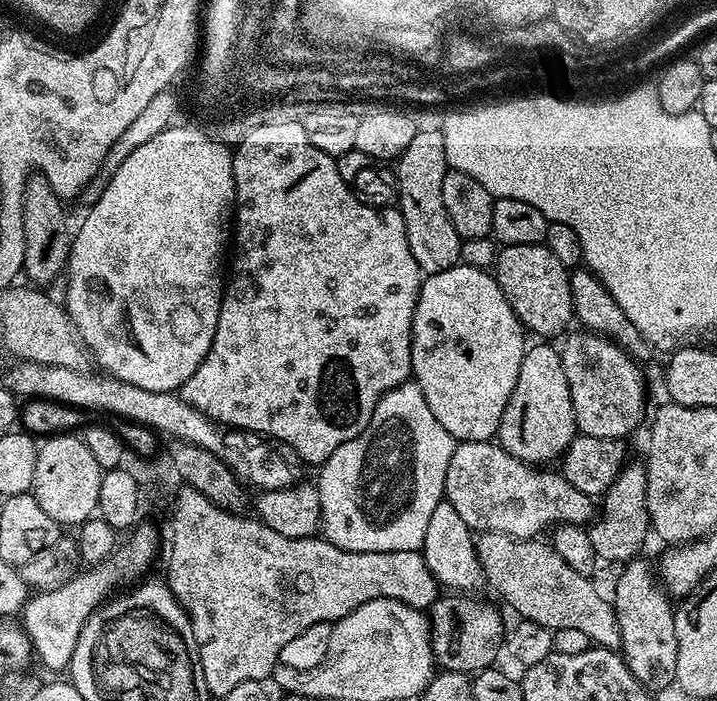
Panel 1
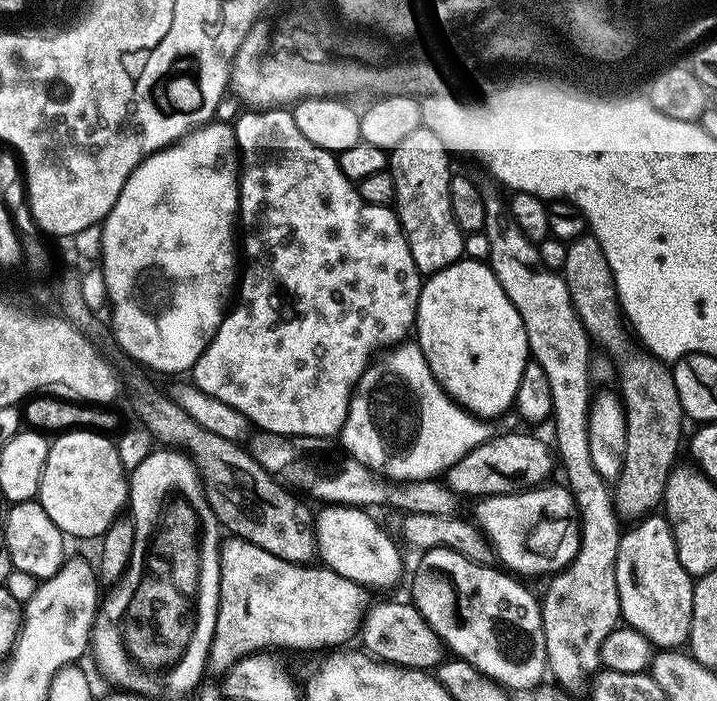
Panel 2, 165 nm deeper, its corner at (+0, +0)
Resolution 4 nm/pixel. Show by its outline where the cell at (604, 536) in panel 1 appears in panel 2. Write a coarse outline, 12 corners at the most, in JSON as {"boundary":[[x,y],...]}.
{"boundary":[[594,237],[562,275],[616,363],[628,425],[616,515],[661,507],[686,417],[672,370],[637,343]]}

